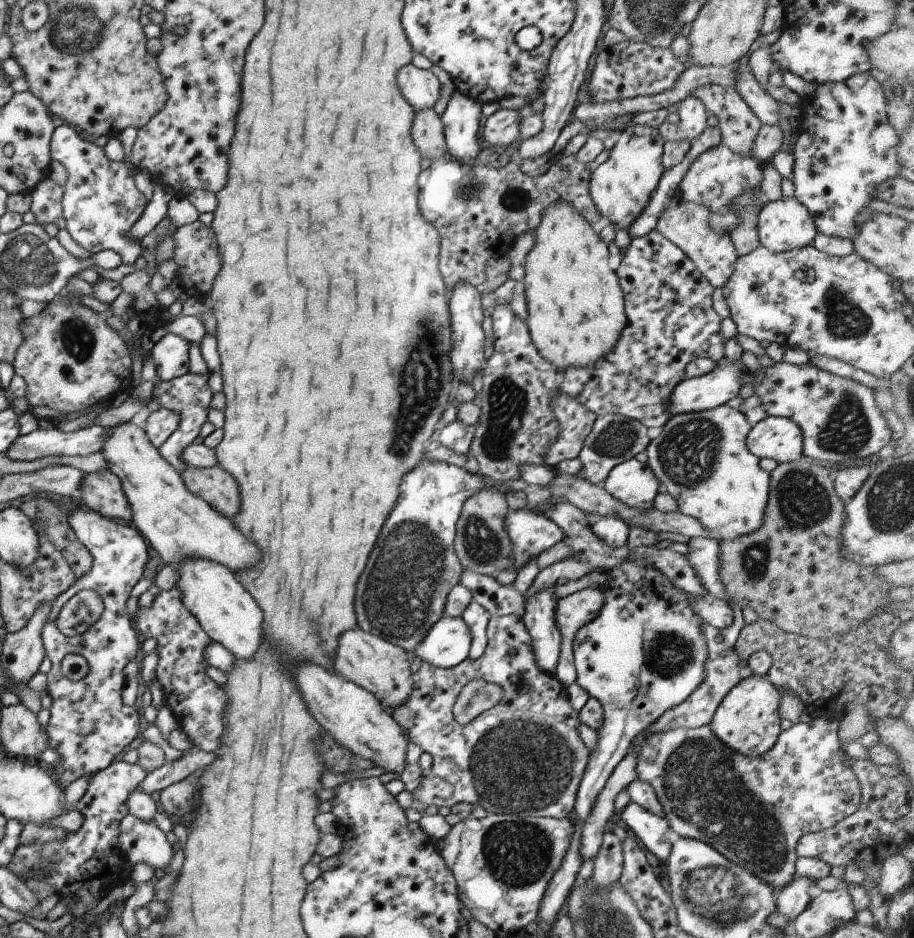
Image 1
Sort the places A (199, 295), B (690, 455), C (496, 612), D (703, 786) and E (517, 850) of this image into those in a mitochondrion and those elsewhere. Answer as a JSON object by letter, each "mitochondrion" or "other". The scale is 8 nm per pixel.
{"A":"other","B":"mitochondrion","C":"other","D":"mitochondrion","E":"mitochondrion"}

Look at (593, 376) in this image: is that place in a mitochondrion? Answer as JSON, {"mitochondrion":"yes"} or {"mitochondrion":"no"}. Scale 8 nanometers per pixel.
{"mitochondrion":"no"}

